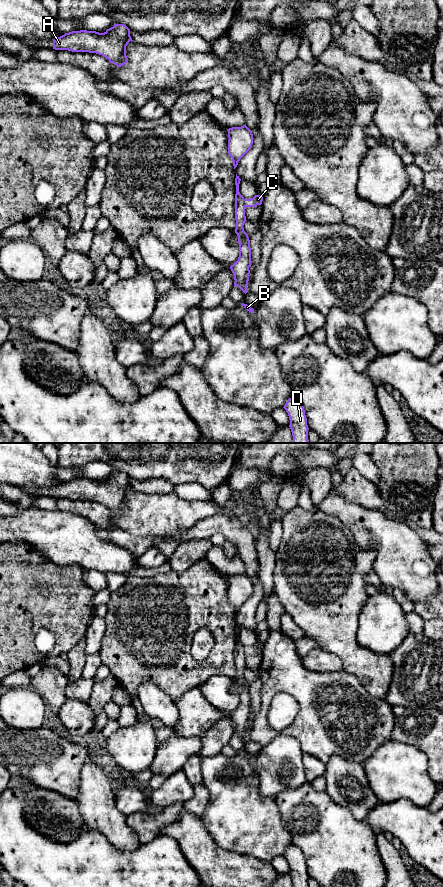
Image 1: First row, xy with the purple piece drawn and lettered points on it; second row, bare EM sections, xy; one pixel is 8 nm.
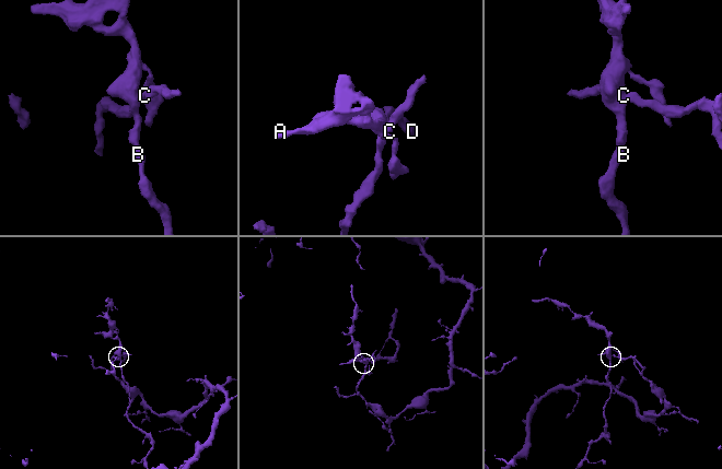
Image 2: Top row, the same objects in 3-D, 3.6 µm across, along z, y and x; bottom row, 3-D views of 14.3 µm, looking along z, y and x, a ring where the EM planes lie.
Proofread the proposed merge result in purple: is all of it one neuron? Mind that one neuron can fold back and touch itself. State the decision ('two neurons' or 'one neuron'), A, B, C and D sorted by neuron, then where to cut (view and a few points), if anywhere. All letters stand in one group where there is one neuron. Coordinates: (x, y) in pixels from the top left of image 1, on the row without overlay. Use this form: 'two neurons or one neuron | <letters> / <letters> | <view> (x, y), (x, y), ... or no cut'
two neurons | A B D / C | xy (243, 647), (245, 654)

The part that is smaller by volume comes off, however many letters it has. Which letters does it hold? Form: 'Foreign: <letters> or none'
Foreign: A, B, D

